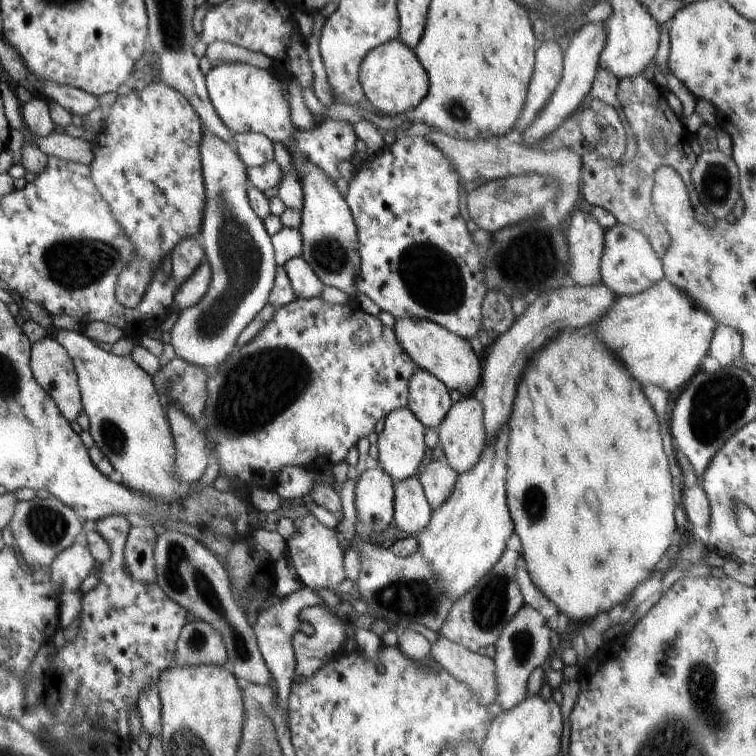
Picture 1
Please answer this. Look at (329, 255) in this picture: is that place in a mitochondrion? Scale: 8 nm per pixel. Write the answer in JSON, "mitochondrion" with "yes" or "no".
{"mitochondrion":"yes"}

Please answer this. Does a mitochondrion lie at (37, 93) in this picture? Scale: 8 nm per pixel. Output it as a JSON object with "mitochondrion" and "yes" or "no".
{"mitochondrion":"no"}

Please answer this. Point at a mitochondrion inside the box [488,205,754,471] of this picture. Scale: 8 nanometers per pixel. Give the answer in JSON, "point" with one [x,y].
{"point":[722,401]}

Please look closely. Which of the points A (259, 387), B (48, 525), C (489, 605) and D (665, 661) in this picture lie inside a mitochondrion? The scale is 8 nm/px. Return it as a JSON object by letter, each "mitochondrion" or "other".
{"A":"mitochondrion","B":"mitochondrion","C":"mitochondrion","D":"mitochondrion"}

